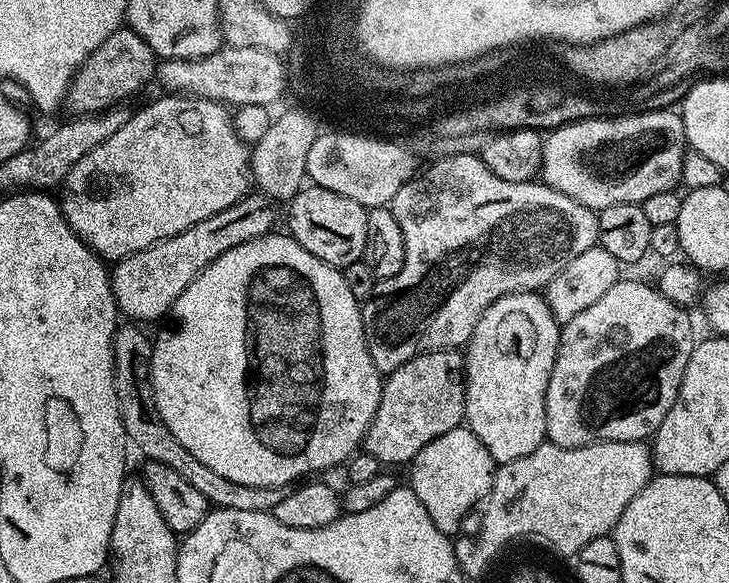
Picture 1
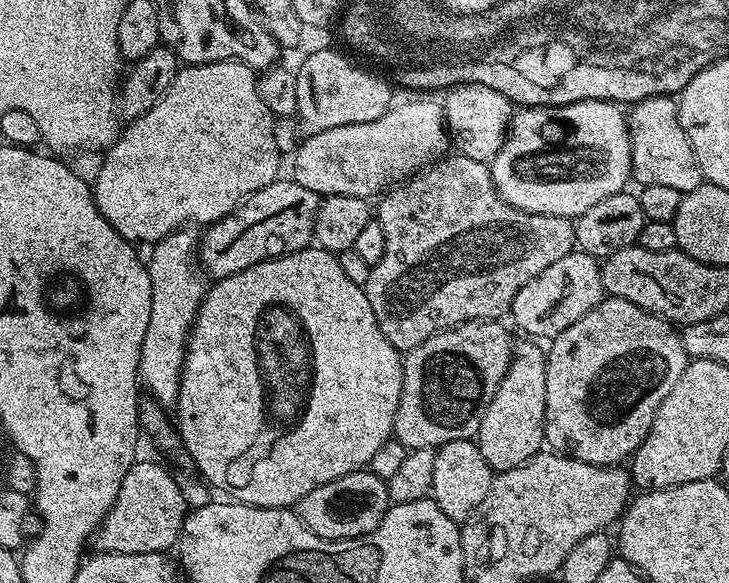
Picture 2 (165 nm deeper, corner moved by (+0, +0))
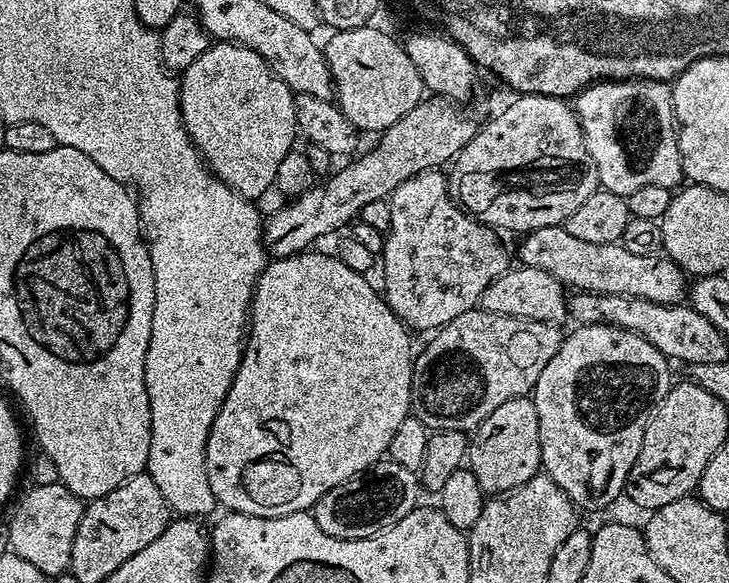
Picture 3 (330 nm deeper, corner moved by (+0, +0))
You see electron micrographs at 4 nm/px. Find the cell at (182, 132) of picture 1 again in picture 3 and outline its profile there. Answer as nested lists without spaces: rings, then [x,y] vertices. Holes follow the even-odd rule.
[[[216,42],[209,46],[205,52],[198,58],[194,58],[194,62],[190,62],[190,66],[179,77],[180,82],[180,113],[184,119],[184,129],[187,130],[188,136],[192,139],[200,156],[208,165],[208,169],[212,171],[213,176],[217,176],[219,180],[226,186],[230,186],[230,190],[234,190],[239,196],[245,196],[247,200],[253,202],[259,201],[259,196],[264,196],[276,183],[276,175],[278,174],[278,166],[282,166],[282,158],[286,158],[286,154],[293,151],[295,140],[298,140],[298,129],[296,127],[296,98],[292,89],[286,86],[286,82],[282,82],[282,78],[278,78],[272,73],[272,68],[265,60],[254,50],[250,50],[244,44],[233,44],[231,42]]]

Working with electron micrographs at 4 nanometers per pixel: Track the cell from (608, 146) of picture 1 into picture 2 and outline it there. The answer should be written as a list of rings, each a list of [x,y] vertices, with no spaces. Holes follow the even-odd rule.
[[[580,101],[560,107],[521,107],[512,117],[502,150],[490,161],[492,181],[510,206],[530,214],[575,218],[590,206],[629,187],[632,180],[632,143],[625,113],[610,101]]]

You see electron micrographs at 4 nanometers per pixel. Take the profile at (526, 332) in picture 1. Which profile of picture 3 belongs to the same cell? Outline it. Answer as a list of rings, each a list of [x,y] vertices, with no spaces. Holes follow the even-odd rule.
[[[528,396],[502,402],[490,418],[486,418],[471,433],[466,464],[478,478],[478,486],[486,494],[507,494],[530,482],[541,471],[538,410]]]

